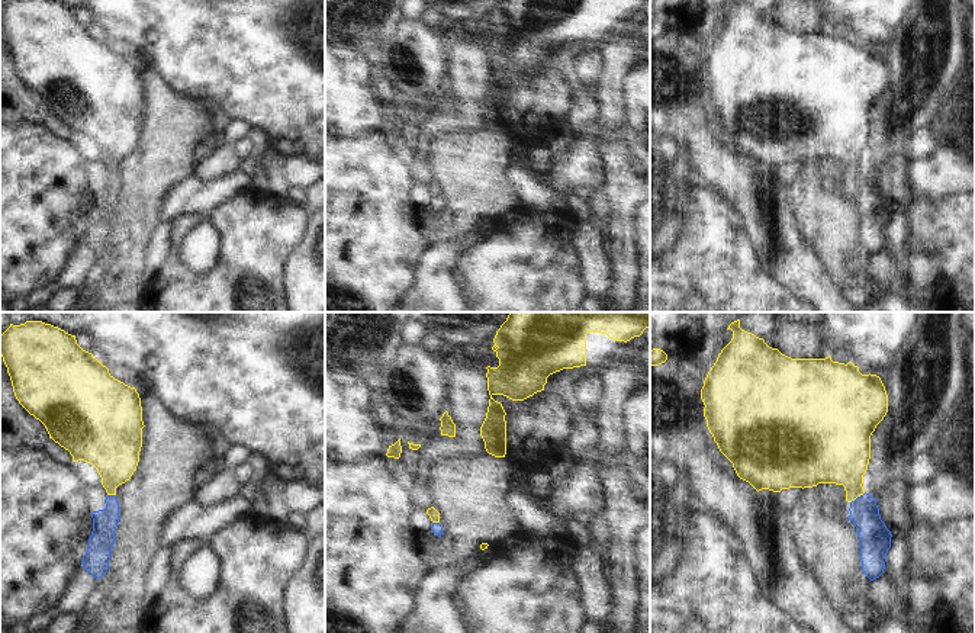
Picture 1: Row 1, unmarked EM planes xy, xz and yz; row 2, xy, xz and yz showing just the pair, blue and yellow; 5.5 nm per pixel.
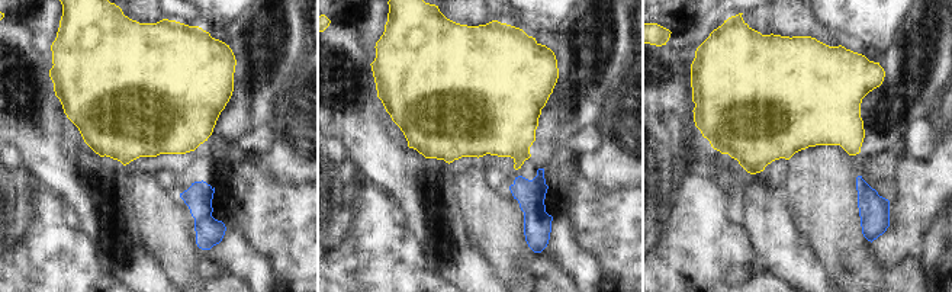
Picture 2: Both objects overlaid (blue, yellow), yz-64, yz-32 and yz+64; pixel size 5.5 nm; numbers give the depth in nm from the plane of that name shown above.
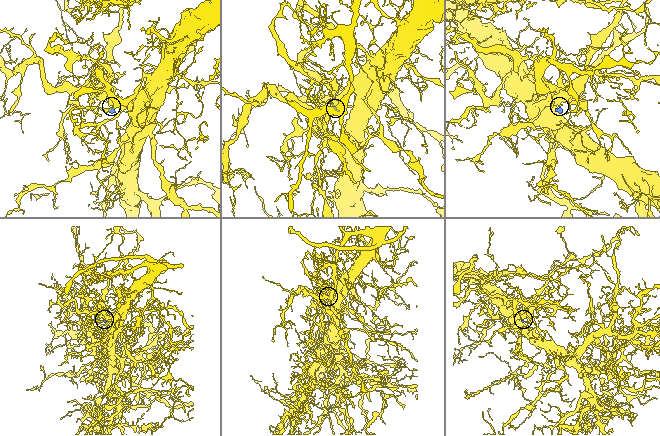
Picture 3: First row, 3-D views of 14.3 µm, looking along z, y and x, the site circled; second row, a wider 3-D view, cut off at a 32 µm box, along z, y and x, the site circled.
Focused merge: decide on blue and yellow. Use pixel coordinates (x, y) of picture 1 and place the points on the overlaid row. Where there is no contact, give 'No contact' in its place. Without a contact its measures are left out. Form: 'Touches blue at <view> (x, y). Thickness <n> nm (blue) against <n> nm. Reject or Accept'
Touches blue at yz (858, 497). Thickness 180 nm (blue) against 320 nm. Accept.

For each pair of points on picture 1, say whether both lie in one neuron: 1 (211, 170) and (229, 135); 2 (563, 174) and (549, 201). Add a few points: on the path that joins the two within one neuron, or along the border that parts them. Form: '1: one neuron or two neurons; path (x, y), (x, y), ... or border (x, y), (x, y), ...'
1: one neuron; path (219, 161), (227, 144)
2: two neurons; border (539, 183), (550, 188), (563, 201)

